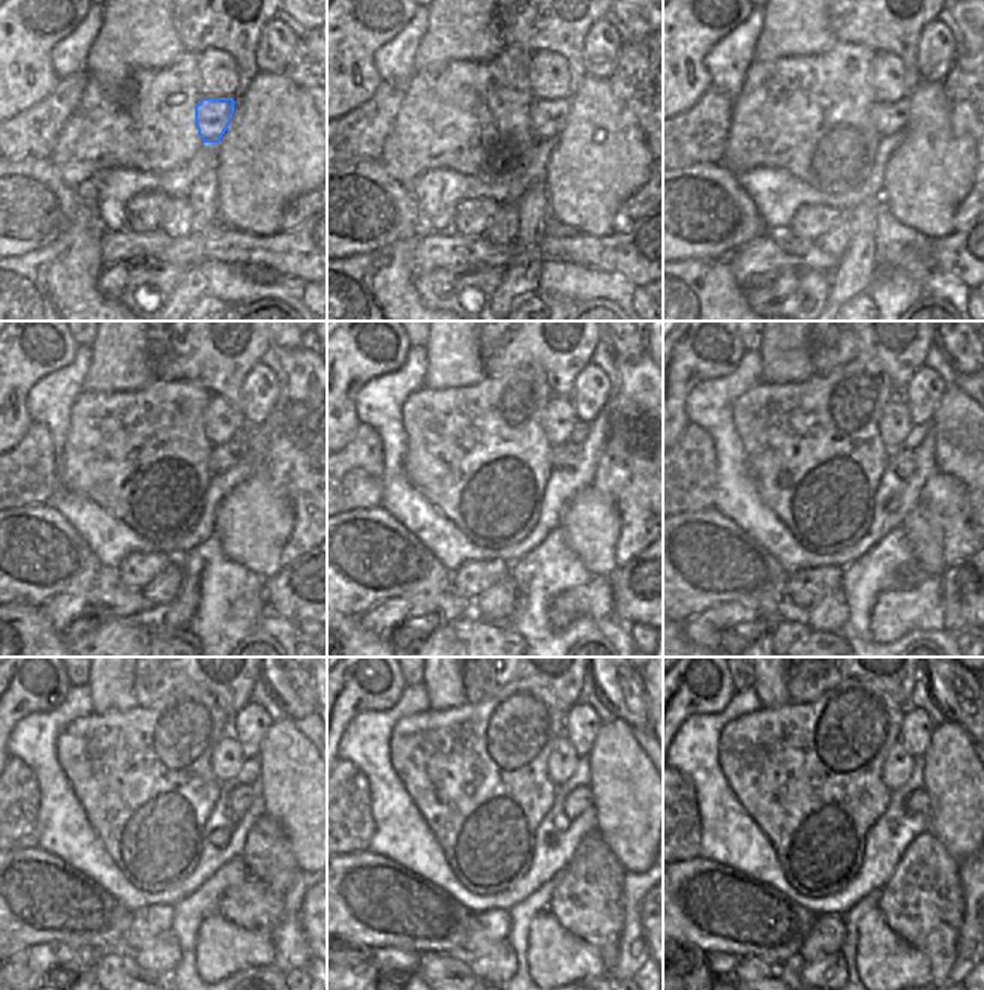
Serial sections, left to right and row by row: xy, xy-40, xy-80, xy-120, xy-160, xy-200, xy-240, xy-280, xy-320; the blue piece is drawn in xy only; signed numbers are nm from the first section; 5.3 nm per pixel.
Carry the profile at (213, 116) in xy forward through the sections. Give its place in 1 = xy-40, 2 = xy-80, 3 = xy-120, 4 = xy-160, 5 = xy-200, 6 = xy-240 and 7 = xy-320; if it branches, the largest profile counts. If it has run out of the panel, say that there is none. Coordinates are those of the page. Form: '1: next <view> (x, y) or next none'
1: next xy-40 (548, 117)
2: next xy-80 (887, 119)
3: next xy-120 (227, 455)
4: next xy-160 (564, 455)
5: next xy-200 (905, 458)
6: next xy-240 (240, 798)
7: next xy-320 (918, 801)

